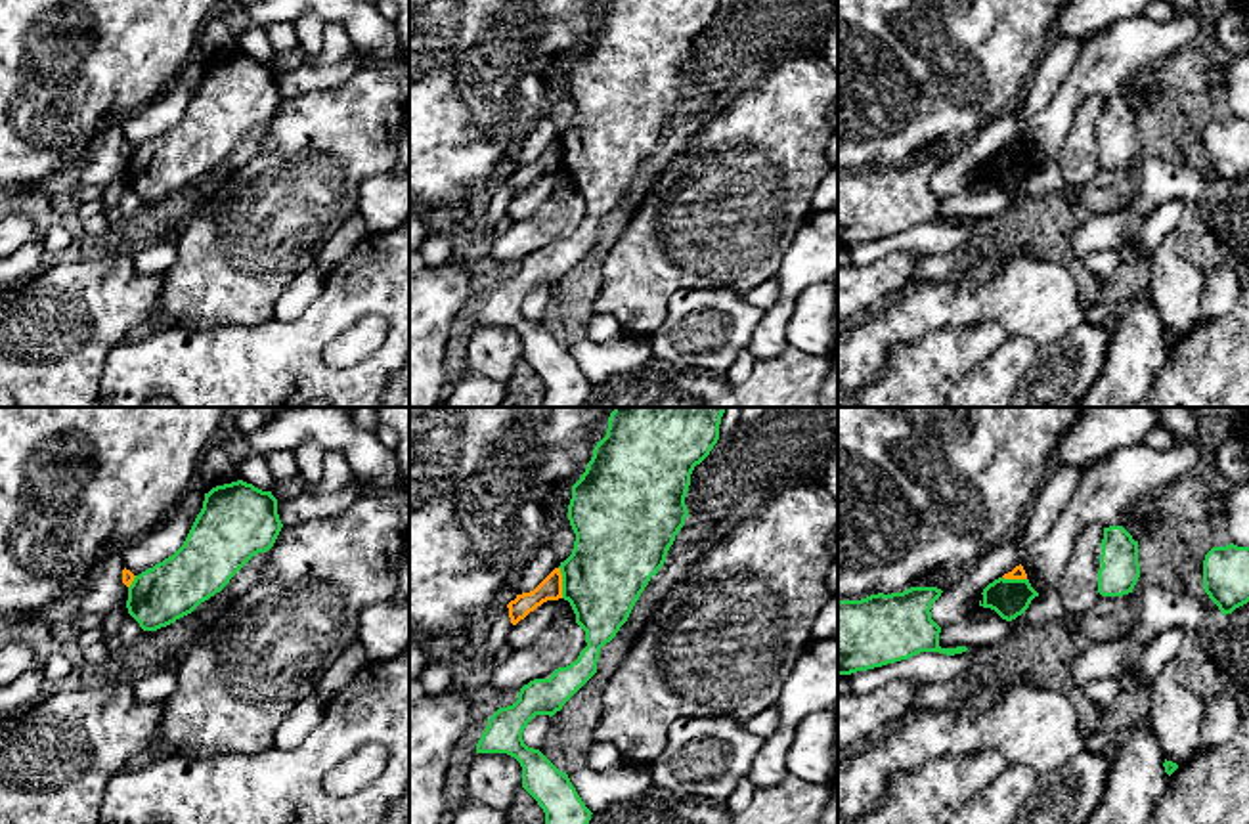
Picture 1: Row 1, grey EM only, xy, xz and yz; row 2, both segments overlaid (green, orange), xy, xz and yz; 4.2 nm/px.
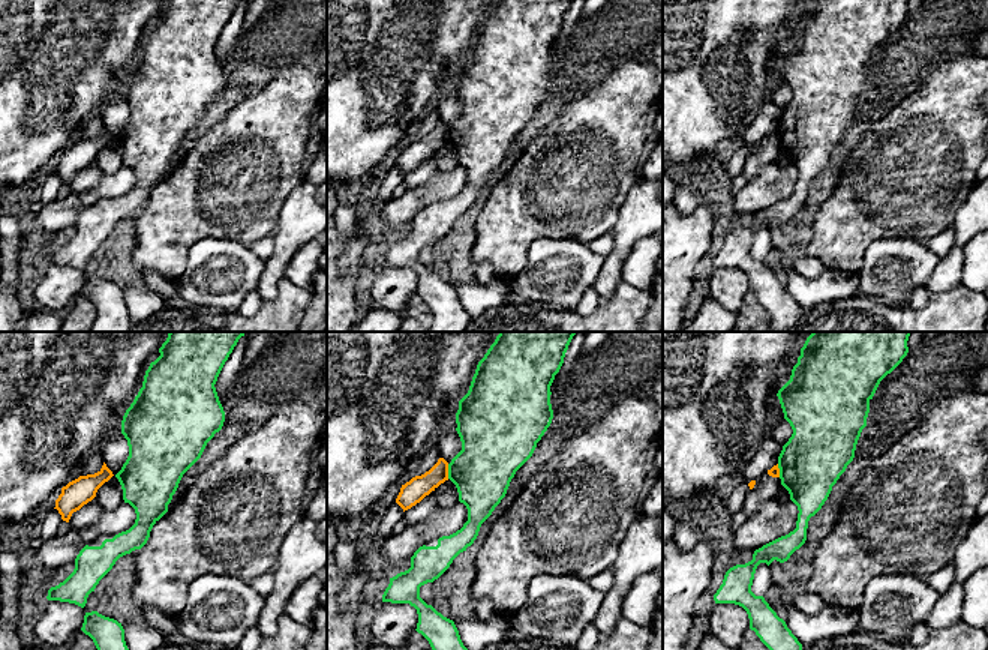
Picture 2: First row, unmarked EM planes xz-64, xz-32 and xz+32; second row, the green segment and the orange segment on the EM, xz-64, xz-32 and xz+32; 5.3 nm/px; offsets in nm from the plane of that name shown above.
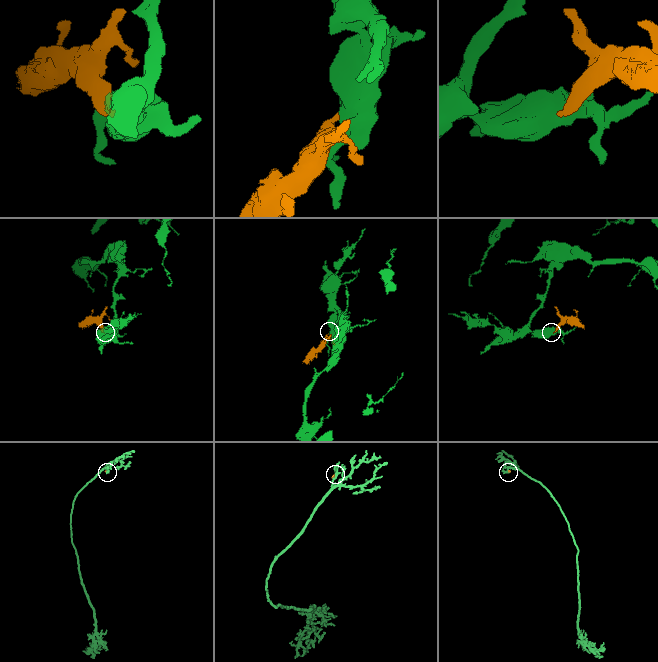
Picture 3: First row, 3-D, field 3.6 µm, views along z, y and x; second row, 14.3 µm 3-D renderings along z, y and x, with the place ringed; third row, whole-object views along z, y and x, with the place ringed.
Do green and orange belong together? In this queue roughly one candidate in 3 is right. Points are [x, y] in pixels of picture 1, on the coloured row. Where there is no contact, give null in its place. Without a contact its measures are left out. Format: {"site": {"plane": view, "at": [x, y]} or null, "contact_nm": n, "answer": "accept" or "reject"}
{"site": {"plane": "xz", "at": [563, 582]}, "contact_nm": 140, "answer": "reject"}

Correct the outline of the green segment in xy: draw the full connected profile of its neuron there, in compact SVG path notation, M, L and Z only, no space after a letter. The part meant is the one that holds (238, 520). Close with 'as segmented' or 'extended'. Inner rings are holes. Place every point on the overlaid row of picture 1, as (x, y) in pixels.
M243 480L212 488L184 545L134 577L128 614L143 631L157 631L191 614L254 554L270 551L281 528L272 491Z; as segmented

